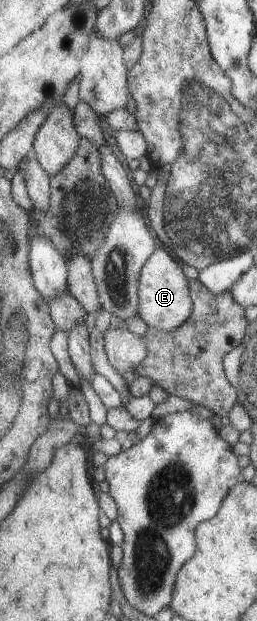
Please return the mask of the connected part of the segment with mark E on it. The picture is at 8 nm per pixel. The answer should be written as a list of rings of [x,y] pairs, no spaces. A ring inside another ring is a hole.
[[[158,245],[152,257],[146,262],[141,273],[139,289],[141,299],[141,319],[156,329],[173,332],[190,319],[194,311],[191,281],[184,273],[183,264],[166,247]]]

